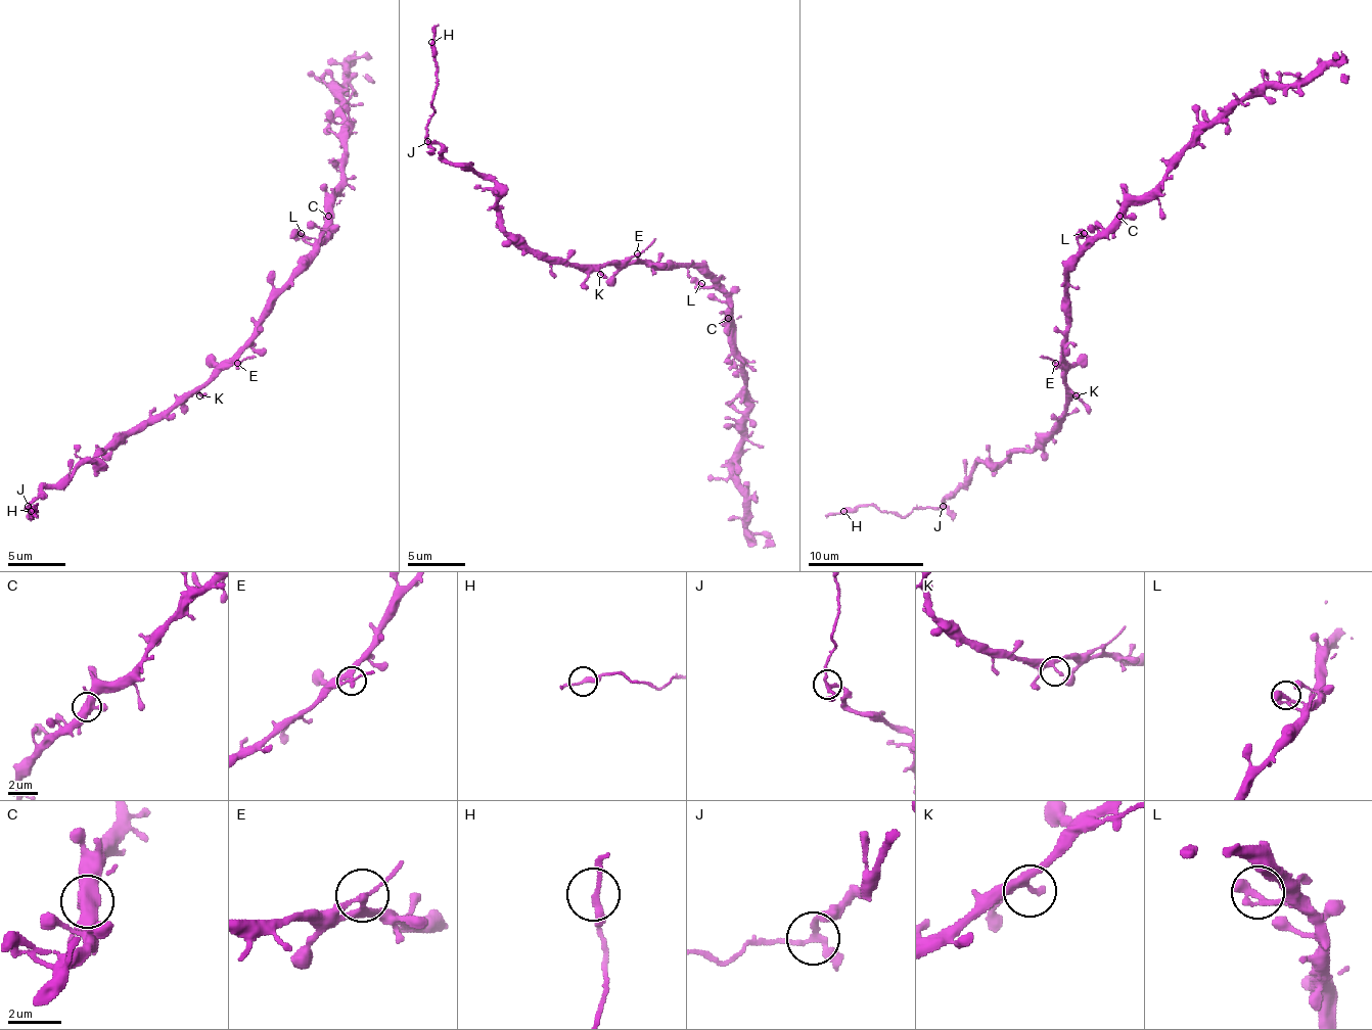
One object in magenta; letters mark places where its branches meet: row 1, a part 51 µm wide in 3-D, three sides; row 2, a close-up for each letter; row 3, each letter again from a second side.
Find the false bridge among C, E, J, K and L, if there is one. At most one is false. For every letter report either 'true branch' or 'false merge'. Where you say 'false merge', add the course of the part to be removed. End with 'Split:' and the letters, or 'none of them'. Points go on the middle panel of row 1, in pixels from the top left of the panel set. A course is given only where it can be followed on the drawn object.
C: true branch
E: true branch
J: false merge; foreign part runs (428, 141), (425, 124), (435, 108), (431, 103), (438, 72), (435, 54), (438, 25)
K: true branch
L: true branch
Split: J

